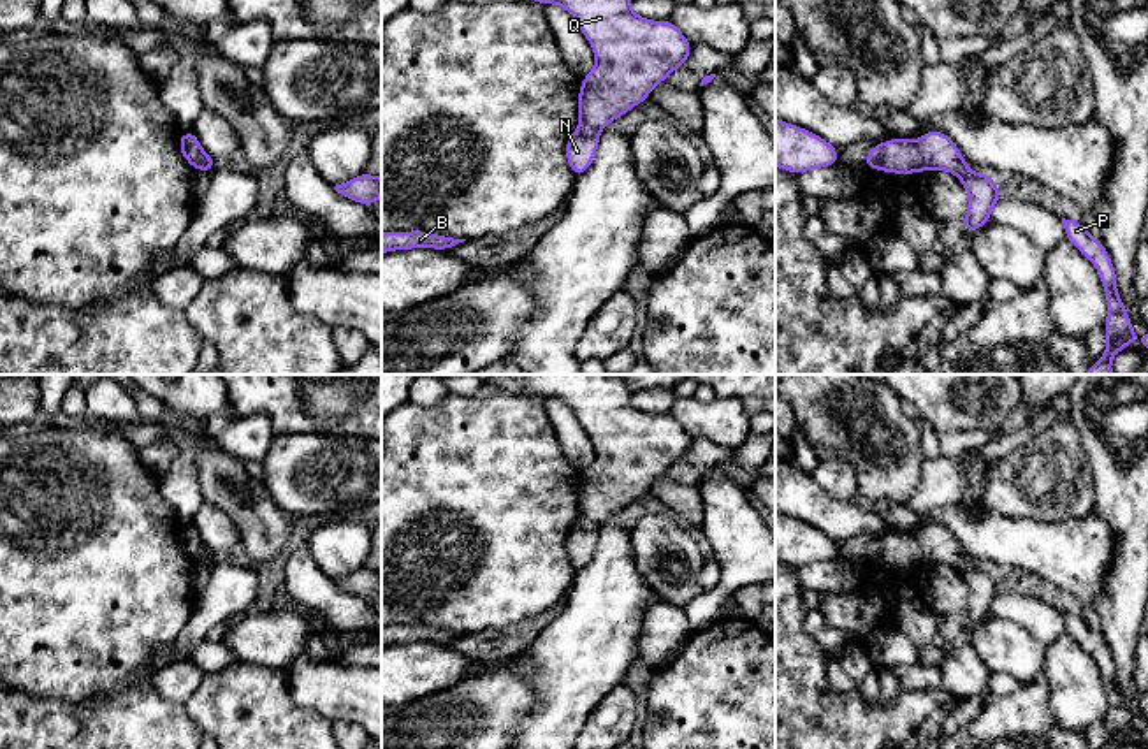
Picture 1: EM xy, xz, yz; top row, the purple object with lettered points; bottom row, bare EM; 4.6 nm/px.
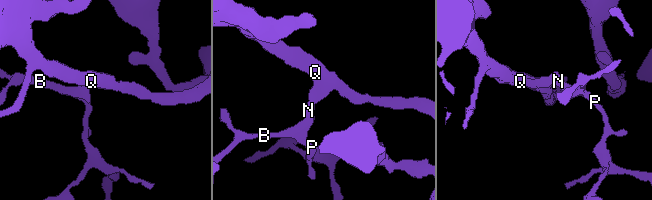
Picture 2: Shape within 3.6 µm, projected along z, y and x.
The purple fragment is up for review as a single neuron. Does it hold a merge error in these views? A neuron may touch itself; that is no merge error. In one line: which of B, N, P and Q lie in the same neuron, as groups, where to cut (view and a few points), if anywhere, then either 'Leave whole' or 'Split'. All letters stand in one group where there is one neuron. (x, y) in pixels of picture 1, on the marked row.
Groups: B N P Q. No split. Leave whole

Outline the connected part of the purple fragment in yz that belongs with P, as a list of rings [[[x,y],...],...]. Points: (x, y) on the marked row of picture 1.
[[[1062,218],[1062,225],[1065,229],[1065,239],[1094,262],[1108,302],[1108,320],[1104,324],[1108,346],[1102,357],[1088,367],[1086,374],[1113,374],[1111,359],[1137,339],[1116,288],[1116,271],[1102,241],[1094,239],[1081,222]]]

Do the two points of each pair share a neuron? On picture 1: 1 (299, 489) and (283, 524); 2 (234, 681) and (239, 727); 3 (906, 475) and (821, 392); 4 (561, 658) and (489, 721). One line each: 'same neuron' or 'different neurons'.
1: different neurons
2: same neuron
3: same neuron
4: different neurons

